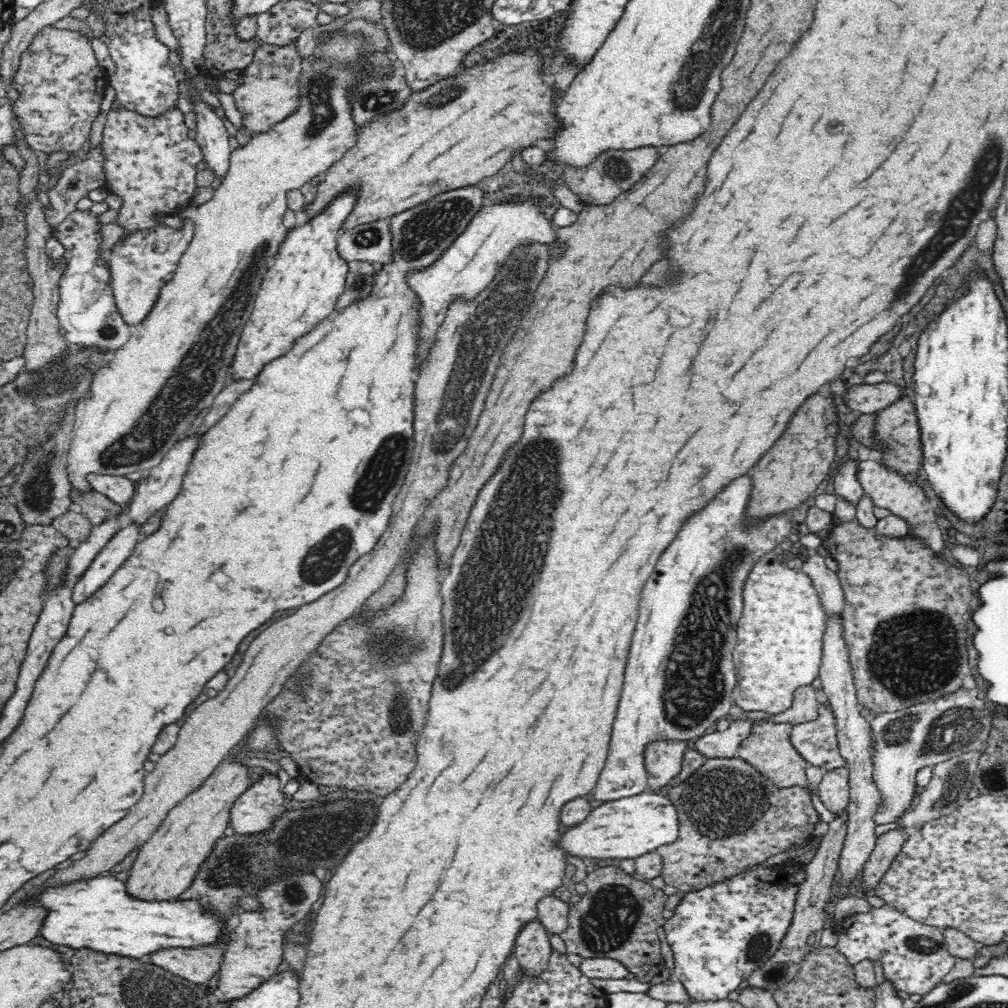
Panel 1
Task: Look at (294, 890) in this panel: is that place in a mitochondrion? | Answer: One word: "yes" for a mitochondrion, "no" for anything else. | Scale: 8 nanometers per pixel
yes

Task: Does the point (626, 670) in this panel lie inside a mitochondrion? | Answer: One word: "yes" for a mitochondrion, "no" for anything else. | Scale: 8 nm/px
no

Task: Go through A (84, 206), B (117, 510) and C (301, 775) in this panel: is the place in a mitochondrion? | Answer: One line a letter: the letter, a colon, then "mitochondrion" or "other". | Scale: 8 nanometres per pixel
A: other
B: other
C: other

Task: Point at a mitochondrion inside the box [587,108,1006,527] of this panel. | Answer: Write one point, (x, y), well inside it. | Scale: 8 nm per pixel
(961, 211)

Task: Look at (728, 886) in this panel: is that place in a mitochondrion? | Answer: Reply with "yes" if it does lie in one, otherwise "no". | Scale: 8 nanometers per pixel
no

